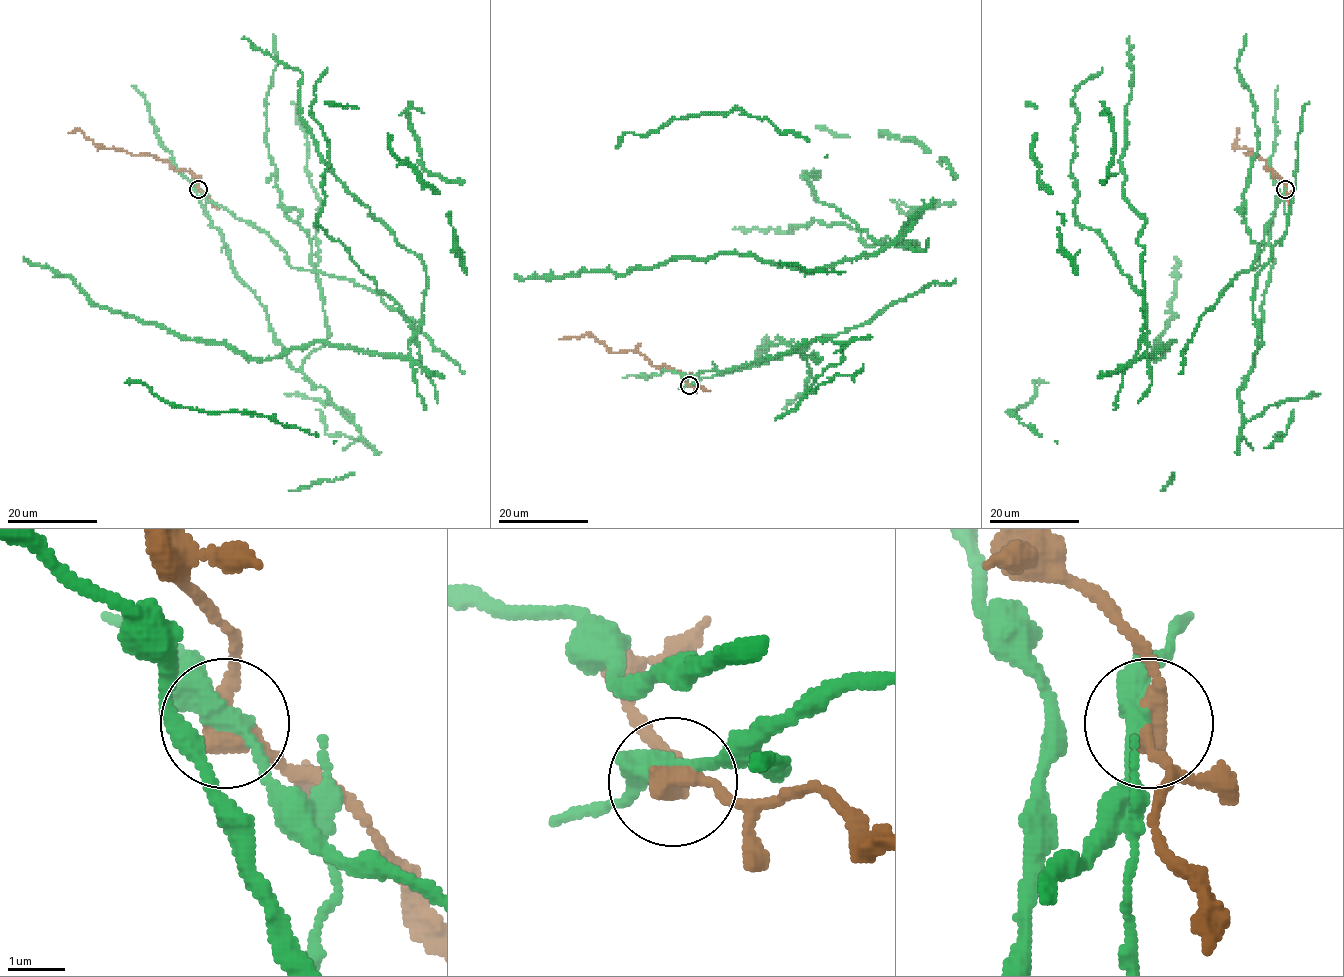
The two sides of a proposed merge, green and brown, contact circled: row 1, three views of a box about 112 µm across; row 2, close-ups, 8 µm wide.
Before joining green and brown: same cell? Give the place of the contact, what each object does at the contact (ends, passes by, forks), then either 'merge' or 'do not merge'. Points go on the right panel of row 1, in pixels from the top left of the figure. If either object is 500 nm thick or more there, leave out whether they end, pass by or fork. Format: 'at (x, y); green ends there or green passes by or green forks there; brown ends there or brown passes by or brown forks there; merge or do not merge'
at (1285, 189); green forks there; brown passes by; do not merge

